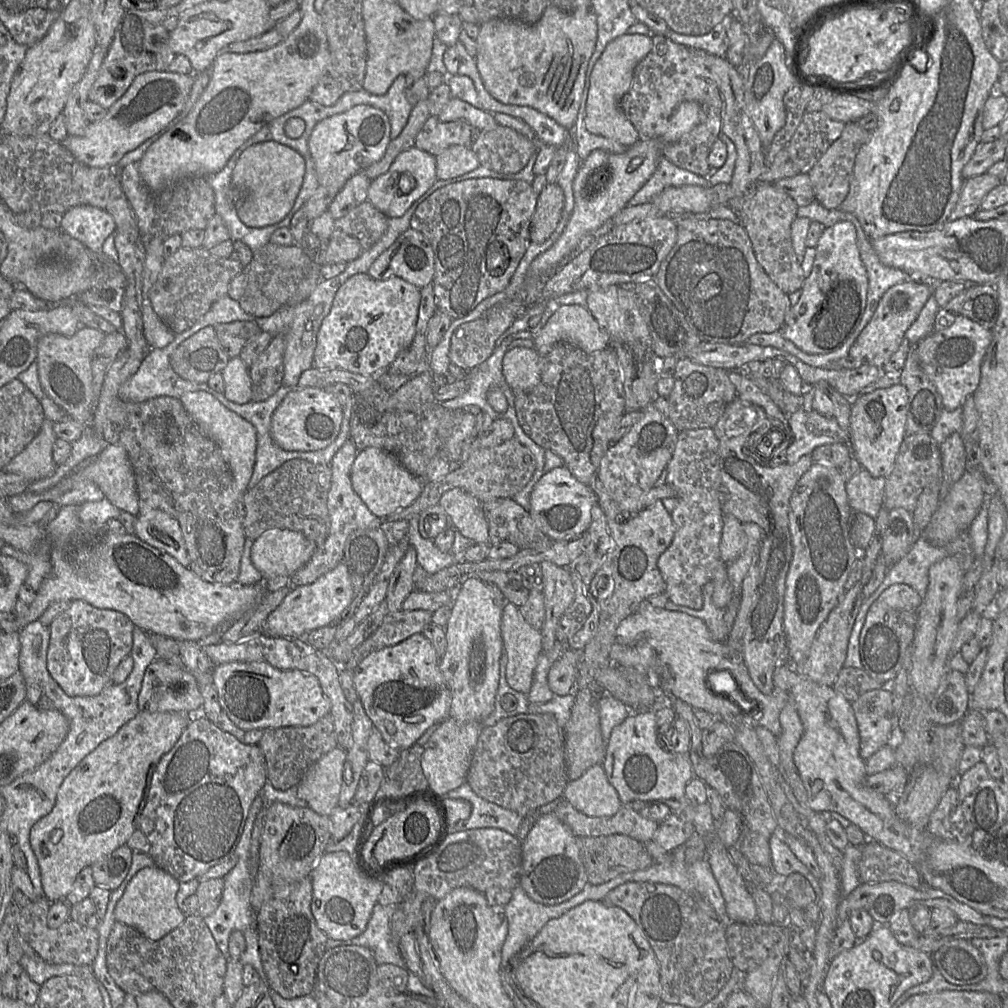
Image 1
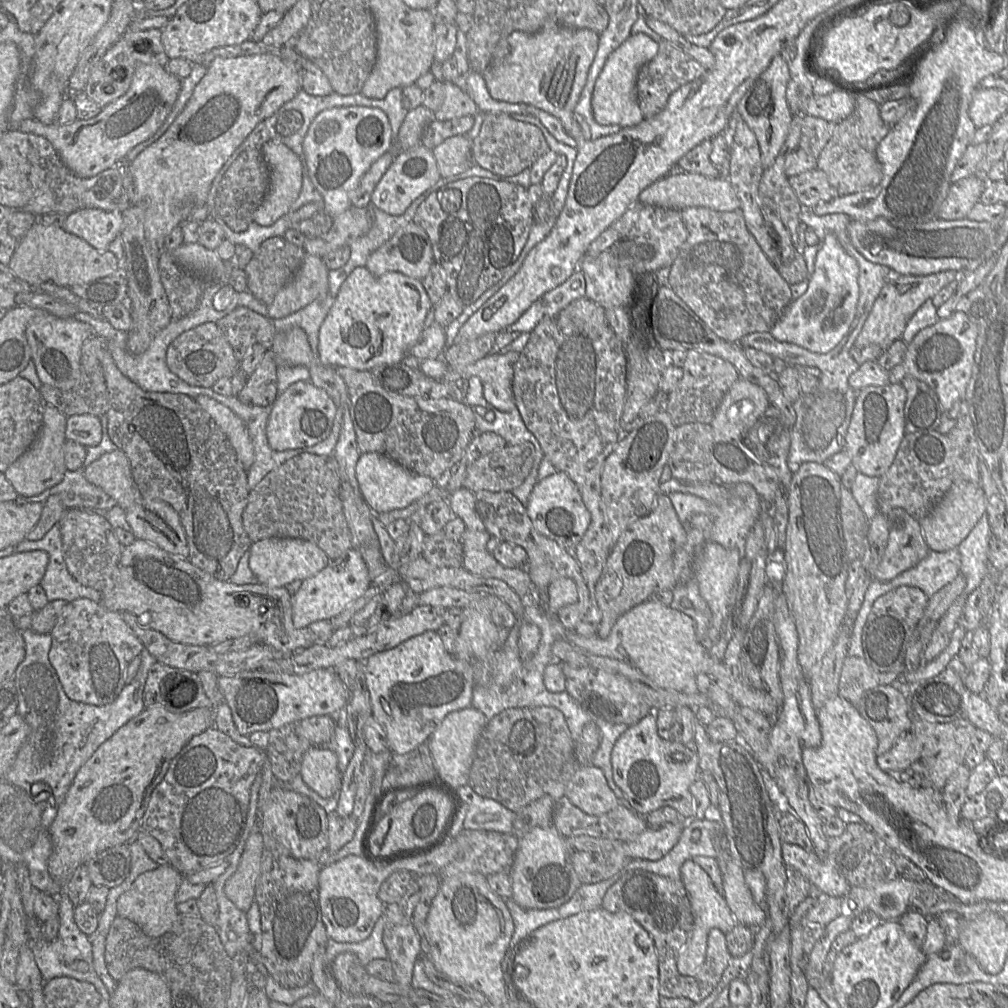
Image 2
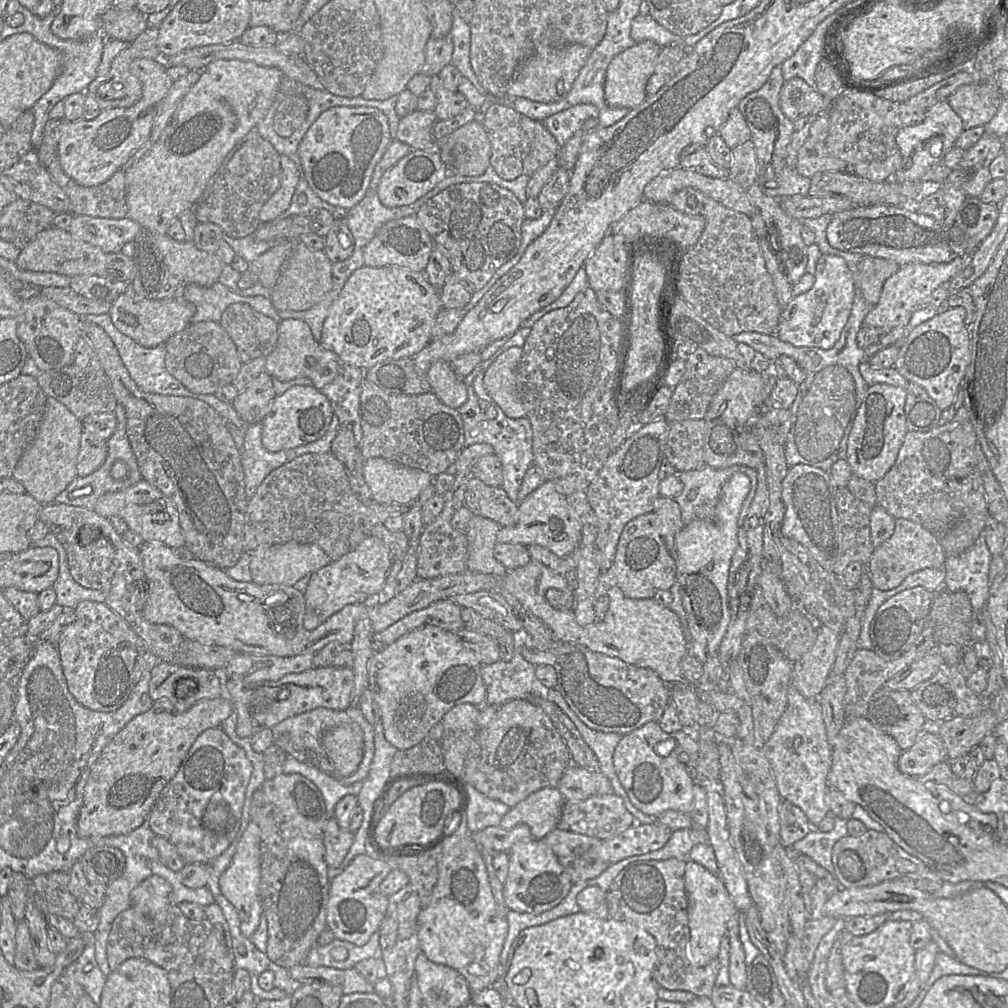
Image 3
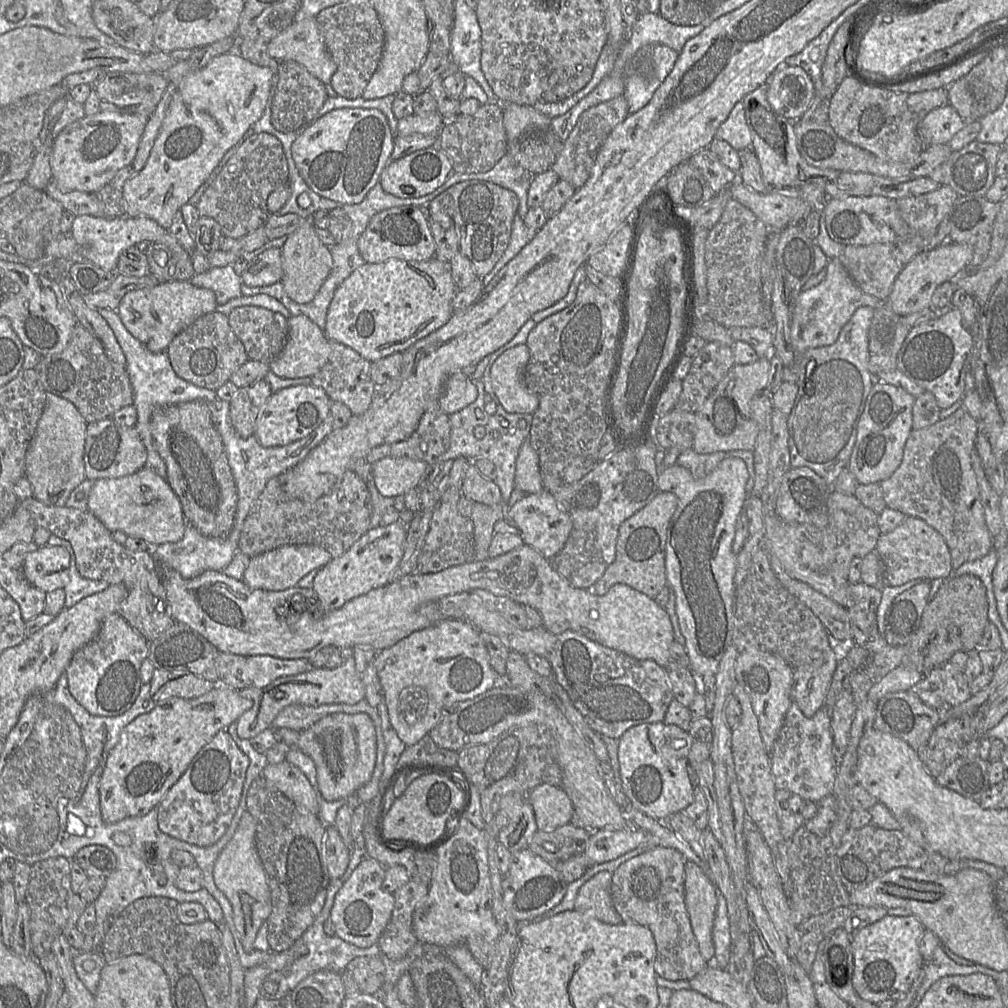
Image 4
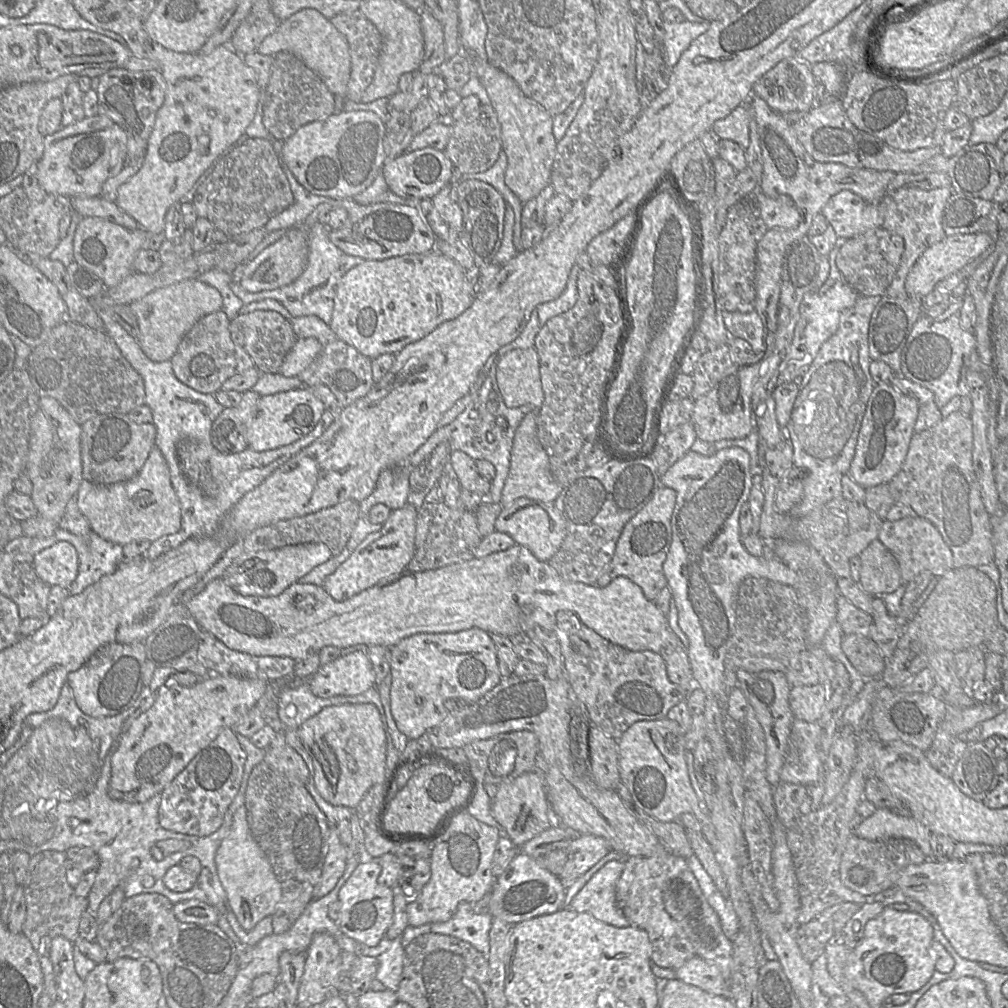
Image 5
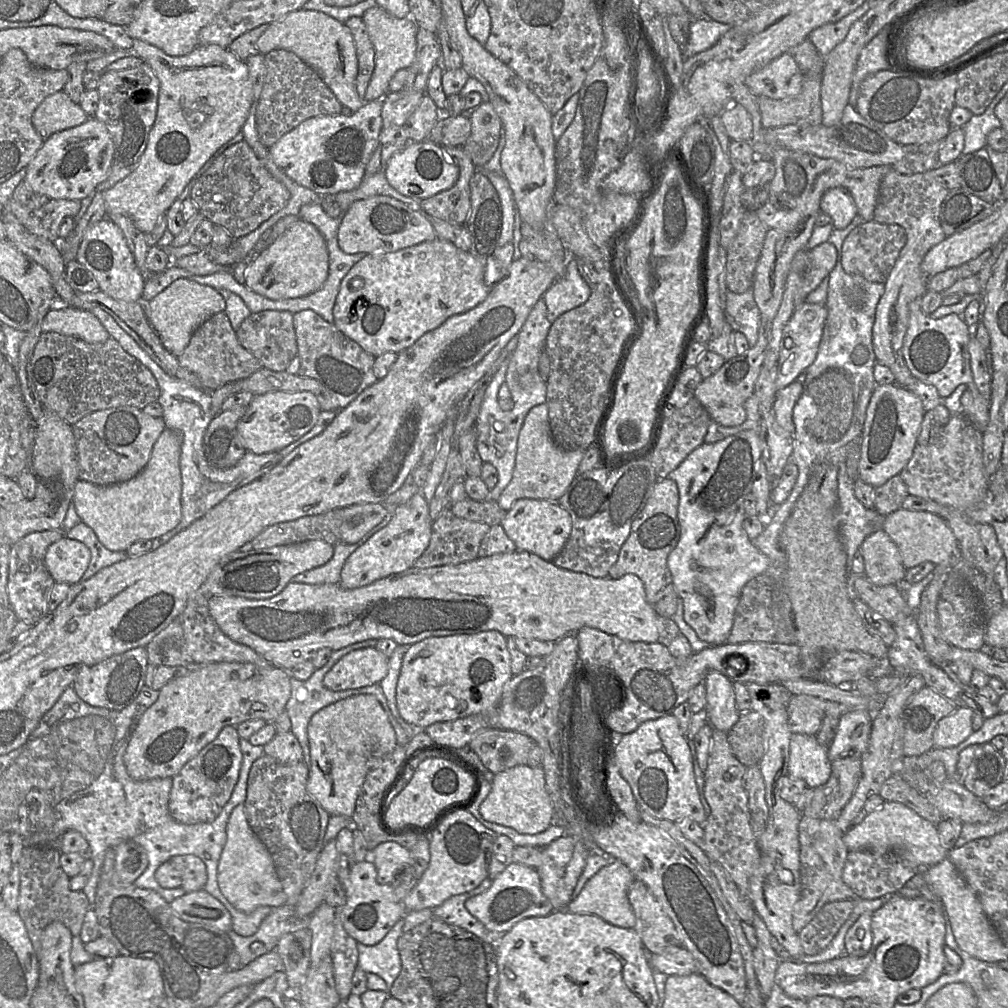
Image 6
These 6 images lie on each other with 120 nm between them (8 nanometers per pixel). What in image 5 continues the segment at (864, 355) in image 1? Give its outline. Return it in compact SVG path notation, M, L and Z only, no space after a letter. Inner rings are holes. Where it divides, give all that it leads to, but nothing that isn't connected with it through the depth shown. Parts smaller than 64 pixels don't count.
M984 232L946 236L927 248L914 263L905 281L906 291L911 295L924 298L940 280L959 271L969 261L982 254L992 241L992 237Z

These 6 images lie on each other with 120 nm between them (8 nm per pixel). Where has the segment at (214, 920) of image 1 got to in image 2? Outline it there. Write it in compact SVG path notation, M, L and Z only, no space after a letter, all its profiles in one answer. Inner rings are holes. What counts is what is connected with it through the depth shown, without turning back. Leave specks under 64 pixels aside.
M261 771L257 774L253 784L250 789L250 799L249 799L249 808L247 813L246 826L241 836L240 842L237 845L236 849L227 857L228 866L226 870L218 876L213 882L212 885L215 890L216 899L219 907L219 914L217 921L215 923L215 930L217 931L221 943L227 953L227 955L232 959L237 953L240 953L241 950L246 946L246 942L250 942L253 947L260 951L262 948L262 932L261 932L261 917L259 912L259 907L256 901L254 901L249 908L249 910L244 913L240 909L238 909L225 895L224 885L225 882L234 874L236 871L241 855L243 853L246 841L253 831L256 828L257 823L257 815L256 808L258 803L258 795L262 782L262 773Z

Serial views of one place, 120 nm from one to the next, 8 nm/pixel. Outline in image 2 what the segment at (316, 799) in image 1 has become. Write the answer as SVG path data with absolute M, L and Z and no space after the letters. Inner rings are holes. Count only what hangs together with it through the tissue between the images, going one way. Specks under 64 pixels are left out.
M312 747L303 756L300 775L304 783L322 798L337 795L341 788L342 773L338 769L336 754L325 747Z

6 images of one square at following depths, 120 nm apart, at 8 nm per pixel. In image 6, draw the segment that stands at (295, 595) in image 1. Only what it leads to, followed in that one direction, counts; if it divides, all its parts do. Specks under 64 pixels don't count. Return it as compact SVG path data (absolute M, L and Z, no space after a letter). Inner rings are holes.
M418 491L406 503L396 506L387 525L349 555L341 570L339 585L344 589L363 587L413 566L429 544L432 522L428 502Z

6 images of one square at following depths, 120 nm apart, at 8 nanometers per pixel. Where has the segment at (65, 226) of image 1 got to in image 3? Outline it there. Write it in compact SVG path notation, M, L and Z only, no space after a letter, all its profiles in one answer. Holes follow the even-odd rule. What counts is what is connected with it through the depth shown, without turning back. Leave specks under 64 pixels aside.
M90 215L73 216L66 230L72 236L98 246L105 253L121 252L127 242L145 231L128 216L113 219Z

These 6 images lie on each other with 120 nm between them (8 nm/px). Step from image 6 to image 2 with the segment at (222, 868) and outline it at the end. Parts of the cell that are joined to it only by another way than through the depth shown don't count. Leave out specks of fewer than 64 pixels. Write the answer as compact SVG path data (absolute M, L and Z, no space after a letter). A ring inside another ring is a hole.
M254 828L246 841L236 871L224 885L227 898L244 913L255 901L255 887L261 869L262 851L263 837Z

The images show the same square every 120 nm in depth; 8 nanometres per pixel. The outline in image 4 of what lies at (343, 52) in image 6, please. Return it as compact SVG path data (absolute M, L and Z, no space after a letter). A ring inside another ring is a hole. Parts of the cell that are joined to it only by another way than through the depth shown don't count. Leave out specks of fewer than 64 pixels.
M315 18L294 21L270 40L267 51L277 61L299 63L326 86L329 86L337 68L325 47Z

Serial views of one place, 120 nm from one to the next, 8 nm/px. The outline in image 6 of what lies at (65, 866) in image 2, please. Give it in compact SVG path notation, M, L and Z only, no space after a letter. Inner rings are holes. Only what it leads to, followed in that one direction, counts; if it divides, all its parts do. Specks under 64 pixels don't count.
M220 662L188 668L187 675L161 688L158 699L143 713L131 735L123 761L134 780L174 777L224 727L255 719L274 722L291 696L290 673L279 667Z

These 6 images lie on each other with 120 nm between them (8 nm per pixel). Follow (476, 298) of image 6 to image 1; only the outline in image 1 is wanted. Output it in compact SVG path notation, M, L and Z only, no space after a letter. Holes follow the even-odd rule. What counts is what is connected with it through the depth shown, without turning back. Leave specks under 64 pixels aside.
M367 273L351 276L337 290L330 312L319 328L313 367L371 375L385 371L397 354L410 346L414 338L420 299L420 289L398 276L386 280L375 280Z

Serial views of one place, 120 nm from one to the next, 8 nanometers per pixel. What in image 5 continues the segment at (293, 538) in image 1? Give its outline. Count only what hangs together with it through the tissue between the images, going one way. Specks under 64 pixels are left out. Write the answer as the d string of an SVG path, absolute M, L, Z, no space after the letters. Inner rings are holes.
M323 543L296 544L279 549L243 552L226 568L221 578L230 588L243 596L278 596L314 567L328 561L331 556L330 549Z

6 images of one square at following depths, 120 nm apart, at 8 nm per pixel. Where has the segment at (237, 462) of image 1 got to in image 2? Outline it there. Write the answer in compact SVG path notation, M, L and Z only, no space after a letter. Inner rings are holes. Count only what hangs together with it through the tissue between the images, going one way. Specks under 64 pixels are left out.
M199 395L194 399L227 436L243 469L248 472L254 461L254 449L245 423L230 408L211 397Z

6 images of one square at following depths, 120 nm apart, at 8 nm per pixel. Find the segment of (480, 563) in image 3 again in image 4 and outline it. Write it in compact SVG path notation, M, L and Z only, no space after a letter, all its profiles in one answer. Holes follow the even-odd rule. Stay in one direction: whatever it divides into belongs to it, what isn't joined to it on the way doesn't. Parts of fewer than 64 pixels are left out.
M474 503L469 517L474 526L475 560L488 559L488 549L495 534L494 525L504 517L507 509L507 504L486 505Z

